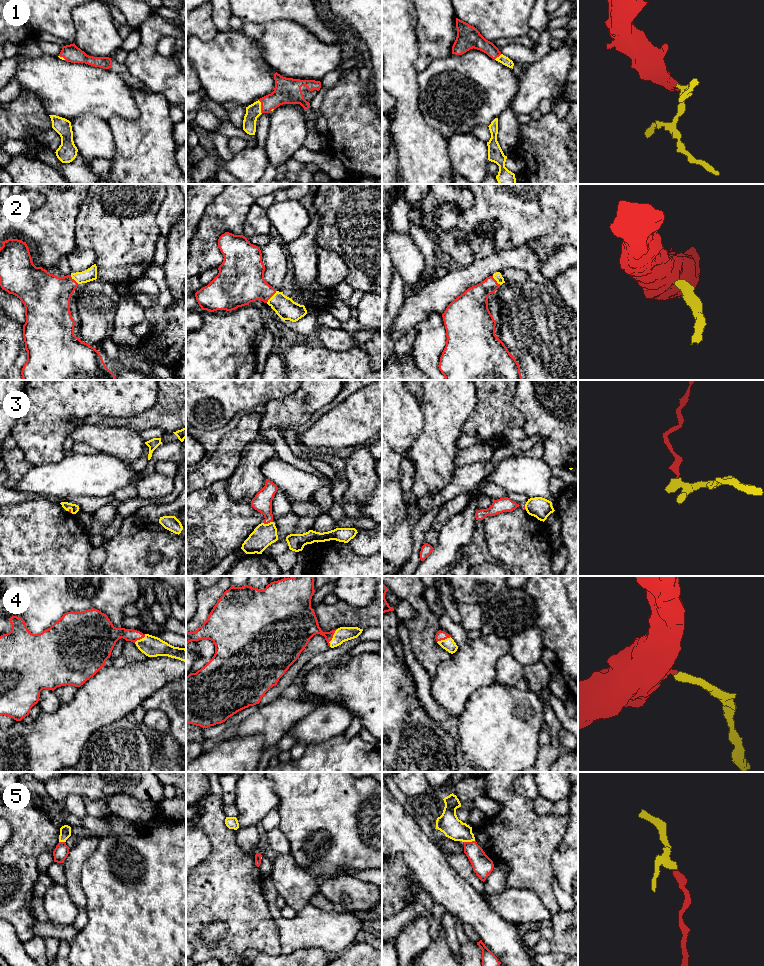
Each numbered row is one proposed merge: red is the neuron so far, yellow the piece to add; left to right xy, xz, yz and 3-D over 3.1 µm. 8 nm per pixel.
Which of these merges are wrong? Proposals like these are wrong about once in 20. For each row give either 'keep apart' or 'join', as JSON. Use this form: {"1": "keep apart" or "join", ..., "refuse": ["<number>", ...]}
{"1": "join", "2": "join", "3": "join", "4": "join", "5": "join", "refuse": []}

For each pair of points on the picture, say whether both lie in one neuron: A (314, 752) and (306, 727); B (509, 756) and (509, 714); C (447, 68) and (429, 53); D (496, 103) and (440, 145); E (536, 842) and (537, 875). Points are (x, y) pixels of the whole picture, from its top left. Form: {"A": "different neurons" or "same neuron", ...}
{"A": "different neurons", "B": "same neuron", "C": "different neurons", "D": "different neurons", "E": "same neuron"}

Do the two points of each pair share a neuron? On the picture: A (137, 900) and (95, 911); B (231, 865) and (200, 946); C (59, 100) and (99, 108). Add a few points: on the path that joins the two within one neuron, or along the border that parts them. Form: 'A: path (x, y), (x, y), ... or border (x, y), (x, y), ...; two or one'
A: path (127, 910), (105, 911); one
B: path (218, 885), (198, 905), (198, 926); one
C: path (69, 100), (89, 100); one

